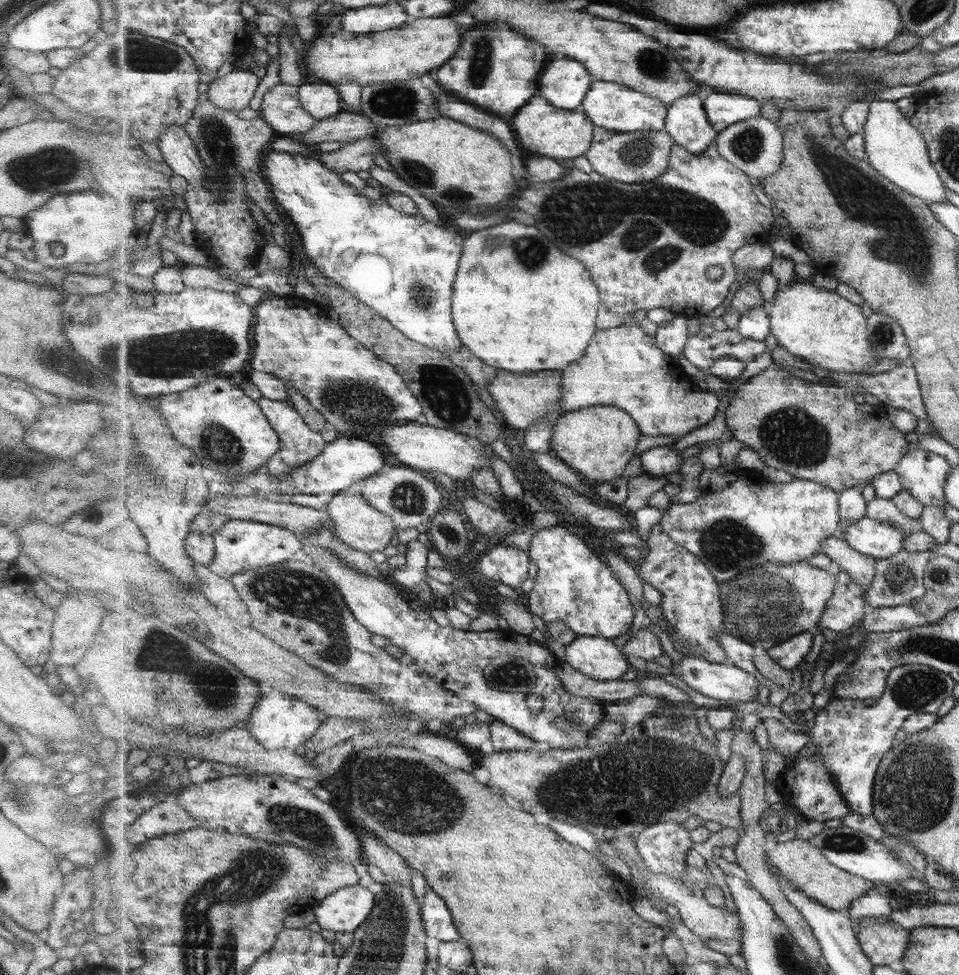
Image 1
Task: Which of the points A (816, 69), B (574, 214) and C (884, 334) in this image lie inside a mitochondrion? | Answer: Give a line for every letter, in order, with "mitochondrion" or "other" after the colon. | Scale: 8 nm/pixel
A: other
B: mitochondrion
C: mitochondrion

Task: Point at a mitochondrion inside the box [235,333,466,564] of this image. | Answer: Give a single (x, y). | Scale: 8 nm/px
(343, 397)

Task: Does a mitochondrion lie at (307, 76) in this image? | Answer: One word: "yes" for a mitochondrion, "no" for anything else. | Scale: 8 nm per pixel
no

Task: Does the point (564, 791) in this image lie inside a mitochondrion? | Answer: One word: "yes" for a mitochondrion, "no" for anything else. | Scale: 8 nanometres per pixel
yes

